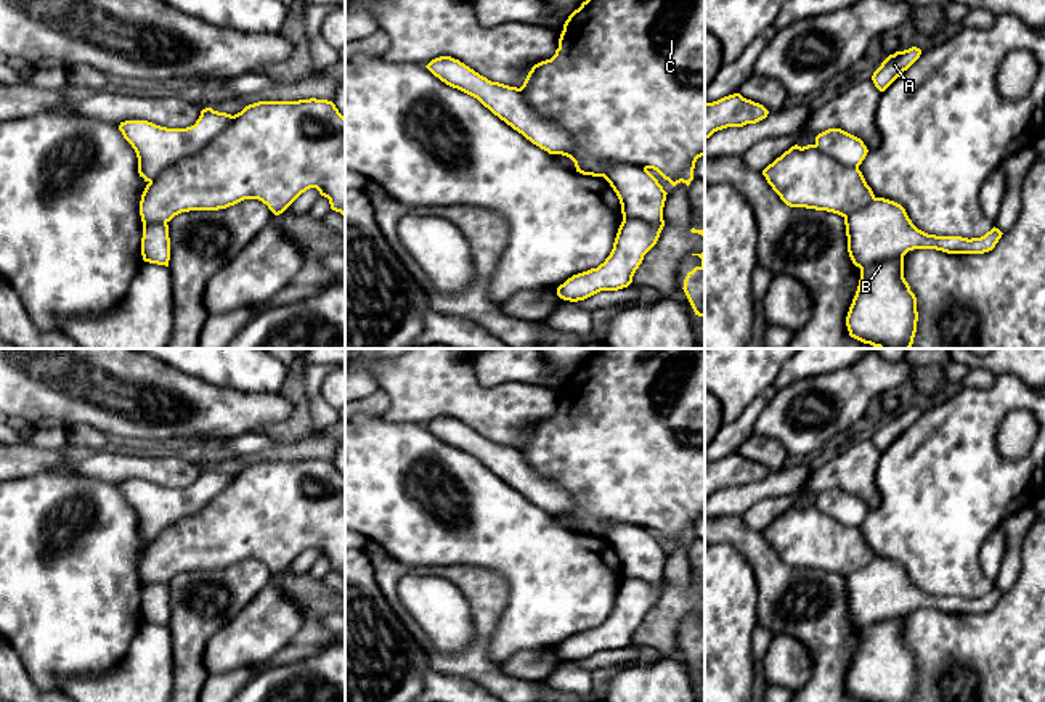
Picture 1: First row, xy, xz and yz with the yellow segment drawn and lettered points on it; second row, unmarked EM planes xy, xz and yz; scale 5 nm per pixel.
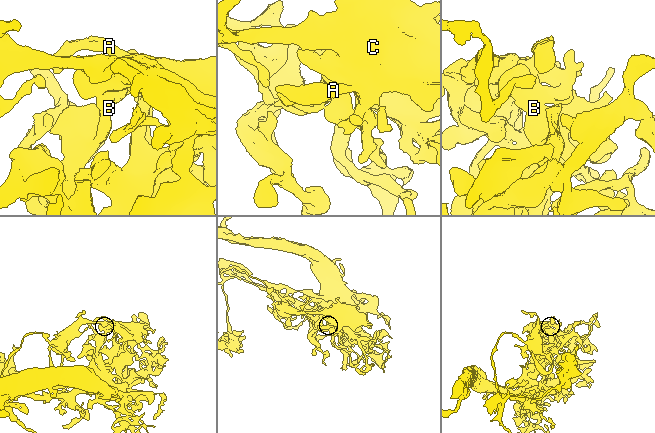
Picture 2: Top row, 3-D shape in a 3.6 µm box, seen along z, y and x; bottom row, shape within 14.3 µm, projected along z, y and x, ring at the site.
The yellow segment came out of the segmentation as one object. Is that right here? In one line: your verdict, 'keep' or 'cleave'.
cleave

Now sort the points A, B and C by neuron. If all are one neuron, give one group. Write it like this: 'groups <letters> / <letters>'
groups A B / C

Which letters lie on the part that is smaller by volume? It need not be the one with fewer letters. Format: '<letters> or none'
C

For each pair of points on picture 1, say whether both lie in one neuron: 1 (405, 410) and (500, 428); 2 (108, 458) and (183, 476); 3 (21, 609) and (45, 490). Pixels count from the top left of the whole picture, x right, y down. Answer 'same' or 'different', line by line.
1: same
2: same
3: same

